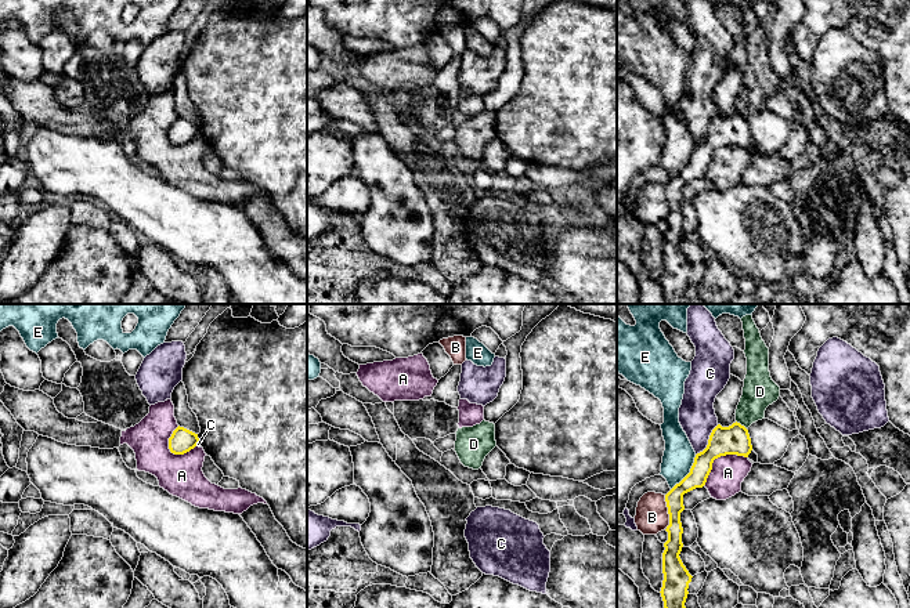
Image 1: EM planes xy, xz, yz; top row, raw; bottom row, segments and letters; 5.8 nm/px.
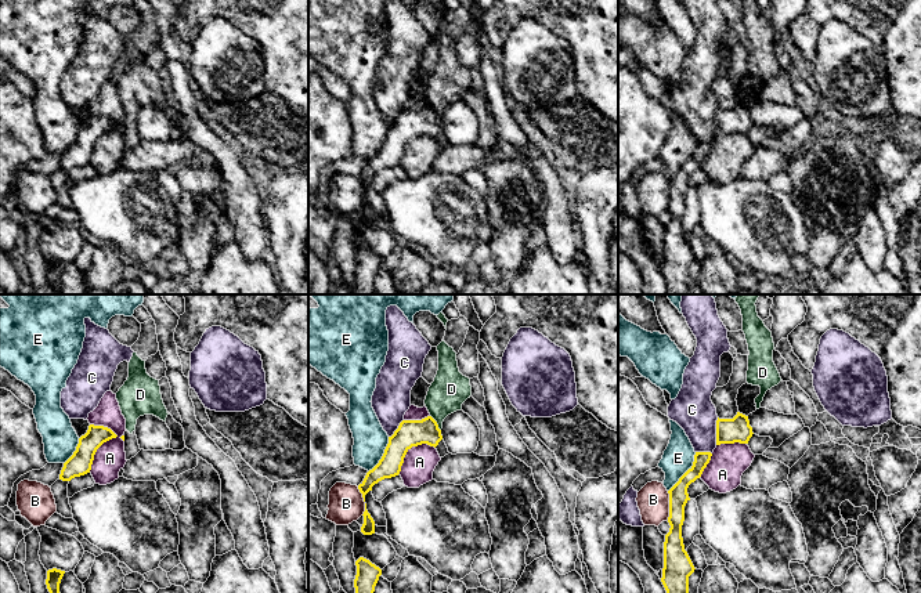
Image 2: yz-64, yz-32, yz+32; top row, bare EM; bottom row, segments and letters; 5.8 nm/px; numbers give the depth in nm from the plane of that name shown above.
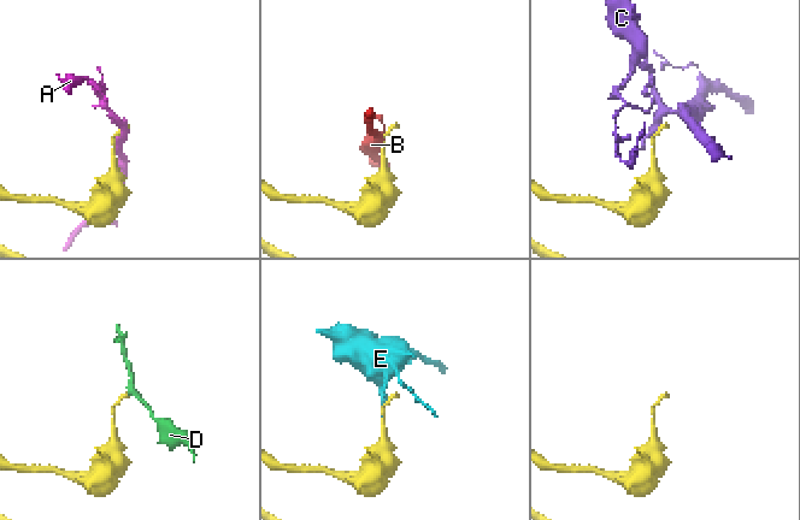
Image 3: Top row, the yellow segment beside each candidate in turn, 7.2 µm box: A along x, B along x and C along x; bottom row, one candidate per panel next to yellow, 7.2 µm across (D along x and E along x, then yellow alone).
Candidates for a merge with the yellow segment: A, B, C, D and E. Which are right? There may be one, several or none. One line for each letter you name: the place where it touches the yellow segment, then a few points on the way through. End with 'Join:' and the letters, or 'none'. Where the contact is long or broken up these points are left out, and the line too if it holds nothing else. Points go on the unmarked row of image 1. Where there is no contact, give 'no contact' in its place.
Join: none

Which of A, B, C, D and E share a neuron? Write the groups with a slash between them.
A / B / C / D / E

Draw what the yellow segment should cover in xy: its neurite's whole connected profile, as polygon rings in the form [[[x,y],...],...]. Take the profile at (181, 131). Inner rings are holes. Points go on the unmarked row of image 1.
[[[180,116],[173,122],[171,127],[169,129],[169,140],[174,145],[184,145],[194,140],[198,134],[198,124]]]

